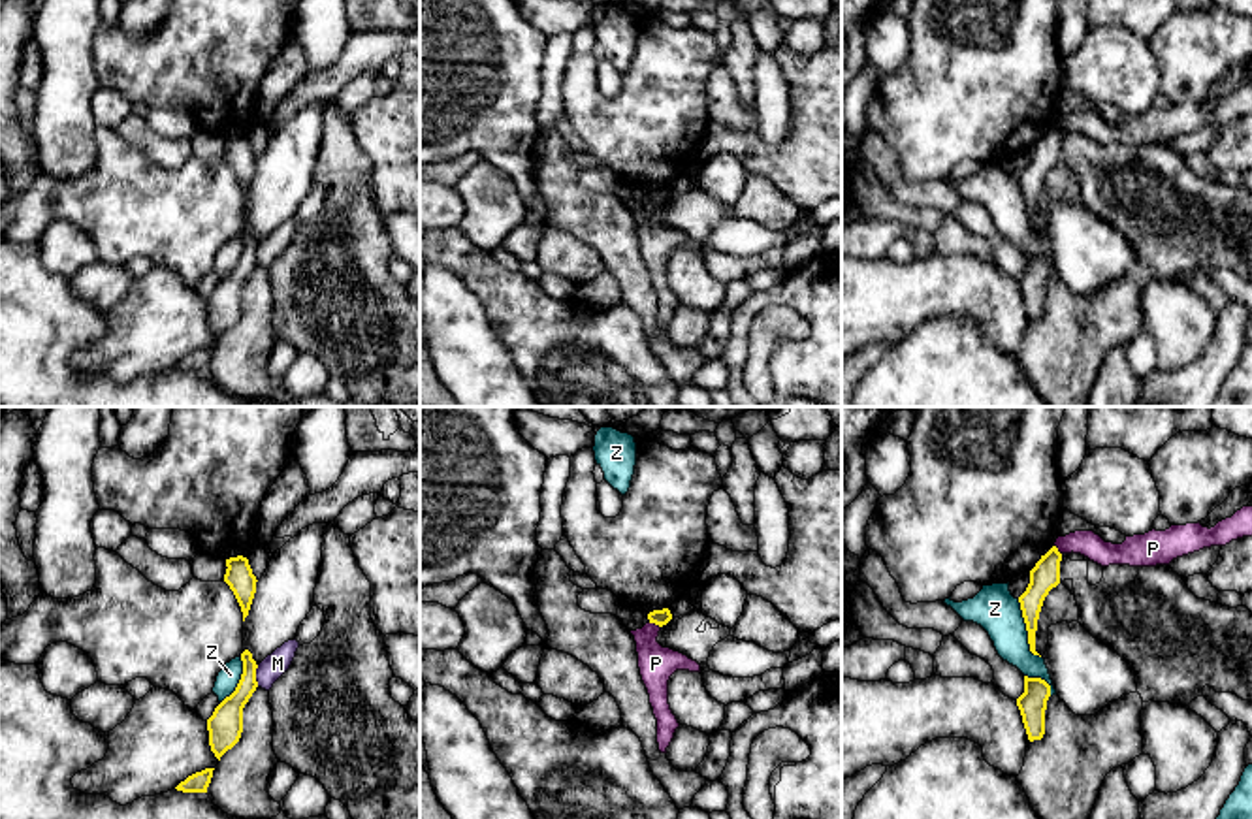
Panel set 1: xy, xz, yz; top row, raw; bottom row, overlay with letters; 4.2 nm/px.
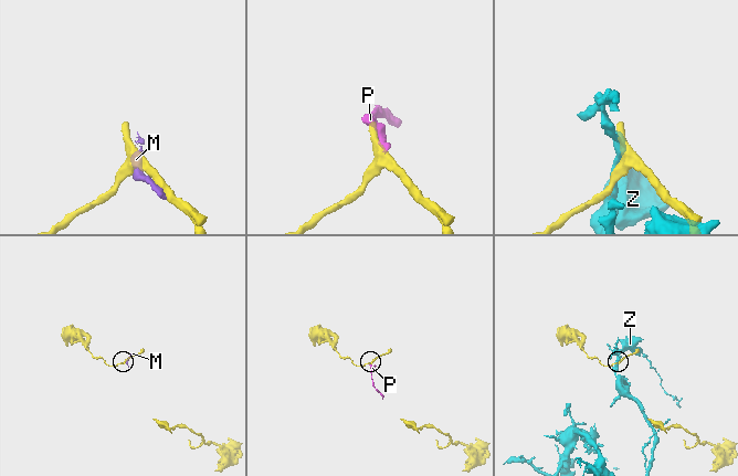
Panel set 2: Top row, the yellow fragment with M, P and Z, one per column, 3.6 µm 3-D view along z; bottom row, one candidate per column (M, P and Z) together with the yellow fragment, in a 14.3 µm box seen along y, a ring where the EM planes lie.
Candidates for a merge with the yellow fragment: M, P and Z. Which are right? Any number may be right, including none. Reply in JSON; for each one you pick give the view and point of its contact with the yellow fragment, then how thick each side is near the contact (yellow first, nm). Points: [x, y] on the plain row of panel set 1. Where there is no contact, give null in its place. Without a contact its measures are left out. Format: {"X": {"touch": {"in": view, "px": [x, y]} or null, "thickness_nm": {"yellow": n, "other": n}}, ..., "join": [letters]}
{"join": []}

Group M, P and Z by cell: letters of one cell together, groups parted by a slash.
M P / Z

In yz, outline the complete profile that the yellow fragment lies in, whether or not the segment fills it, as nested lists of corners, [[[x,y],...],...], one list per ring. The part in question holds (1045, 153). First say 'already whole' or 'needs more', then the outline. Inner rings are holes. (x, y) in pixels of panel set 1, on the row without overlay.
already whole | [[[1052,124],[1045,134],[1041,134],[1041,137],[1030,149],[1030,162],[1026,169],[1019,175],[1022,196],[1028,209],[1030,230],[1034,233],[1039,233],[1035,230],[1035,209],[1039,190],[1049,169],[1060,162],[1060,139],[1062,132],[1056,124]]]

